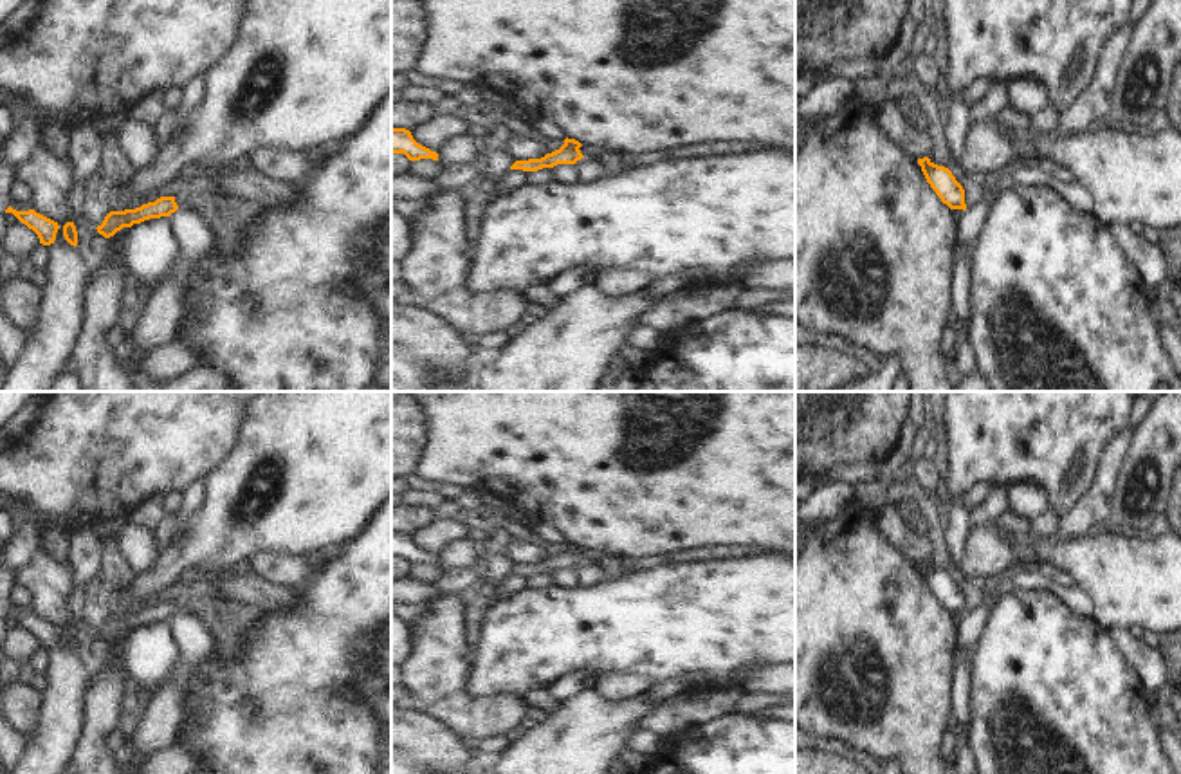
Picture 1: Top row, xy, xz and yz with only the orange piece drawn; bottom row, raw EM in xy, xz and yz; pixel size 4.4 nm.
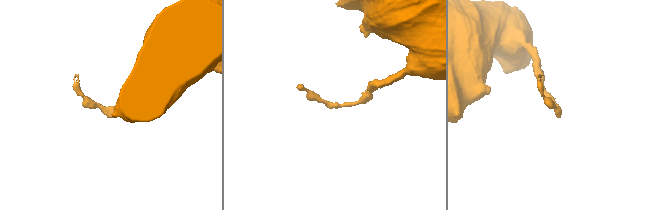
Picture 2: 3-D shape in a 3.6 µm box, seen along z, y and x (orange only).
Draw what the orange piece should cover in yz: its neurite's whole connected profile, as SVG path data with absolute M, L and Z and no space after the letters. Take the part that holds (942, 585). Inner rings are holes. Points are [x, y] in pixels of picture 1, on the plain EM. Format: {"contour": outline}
{"contour": "M929 561L918 563L918 568L943 608L950 613L966 613L965 594L948 572L934 568Z"}

